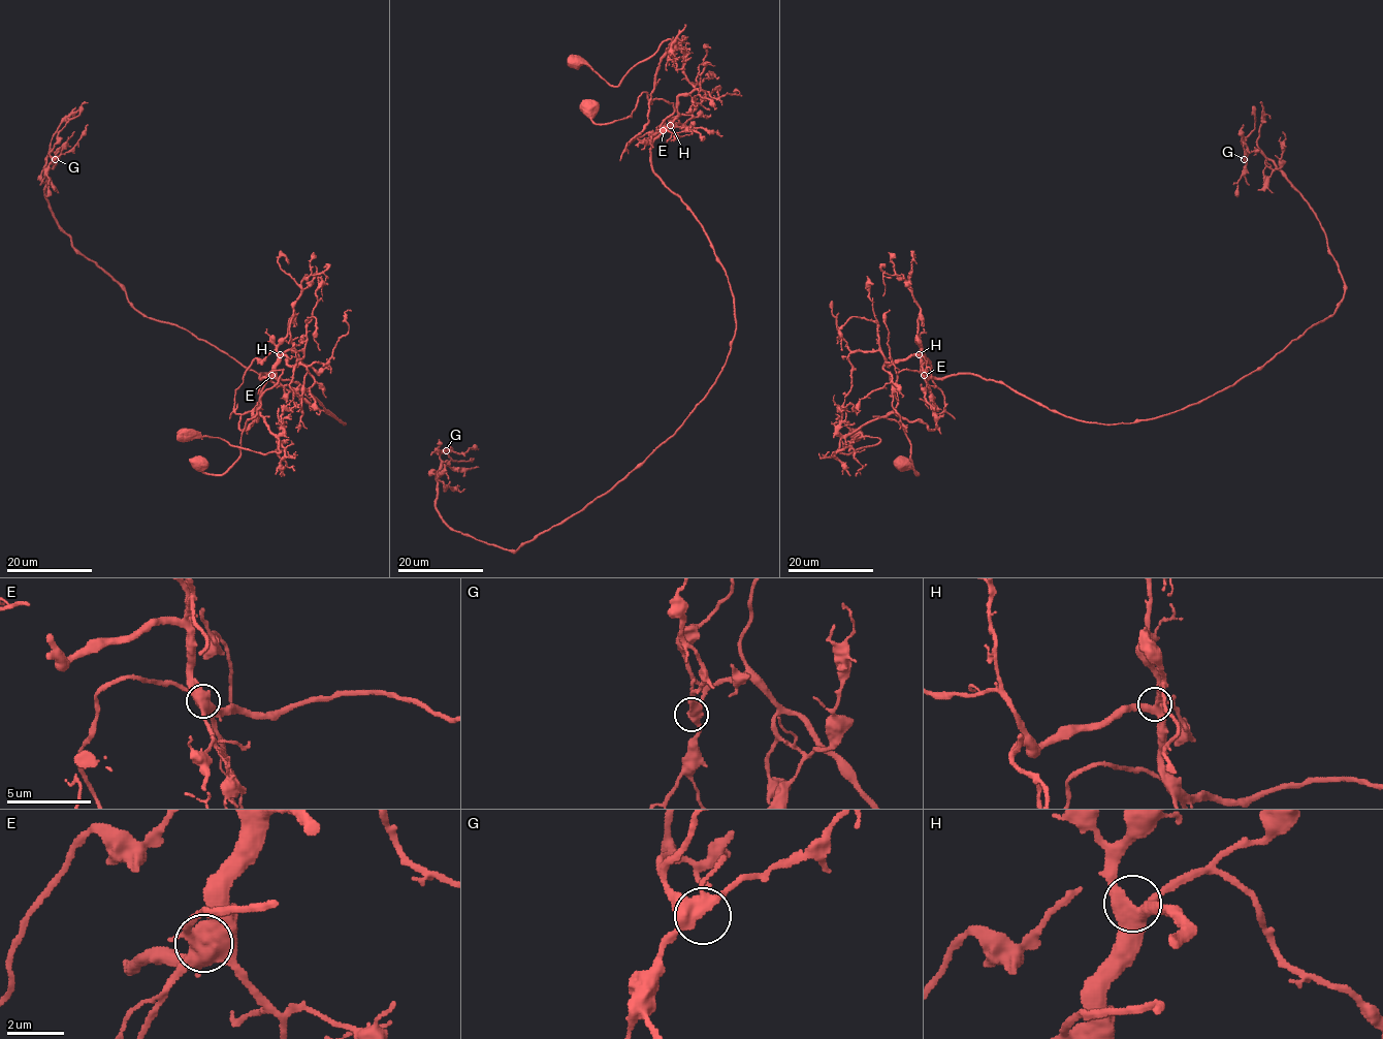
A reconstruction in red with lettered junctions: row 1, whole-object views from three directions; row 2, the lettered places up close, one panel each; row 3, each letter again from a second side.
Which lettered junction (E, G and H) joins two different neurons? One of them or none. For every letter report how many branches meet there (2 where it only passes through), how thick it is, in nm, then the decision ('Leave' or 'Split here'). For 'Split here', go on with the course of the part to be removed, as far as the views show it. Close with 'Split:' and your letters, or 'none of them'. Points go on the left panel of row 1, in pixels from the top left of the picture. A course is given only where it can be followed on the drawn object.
E: Branches: 5. Thickness 650 nm. Split here. Course of the part to remove: (271, 375), (238, 428), (260, 413), (280, 451), (177, 437)
G: Branches: 4. Thickness 460 nm. Leave
H: Branches: 4. Thickness 460 nm. Leave
Split: E

